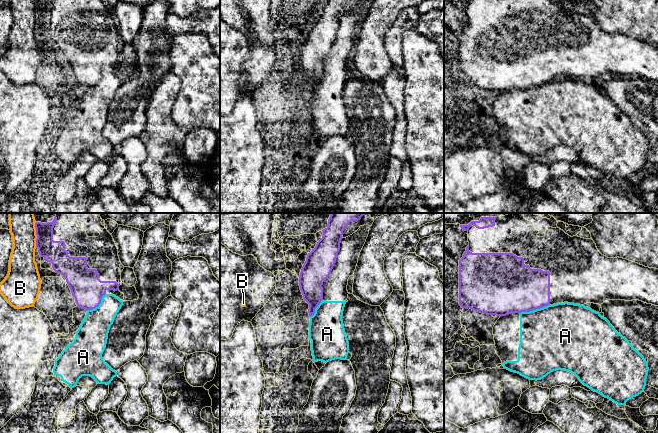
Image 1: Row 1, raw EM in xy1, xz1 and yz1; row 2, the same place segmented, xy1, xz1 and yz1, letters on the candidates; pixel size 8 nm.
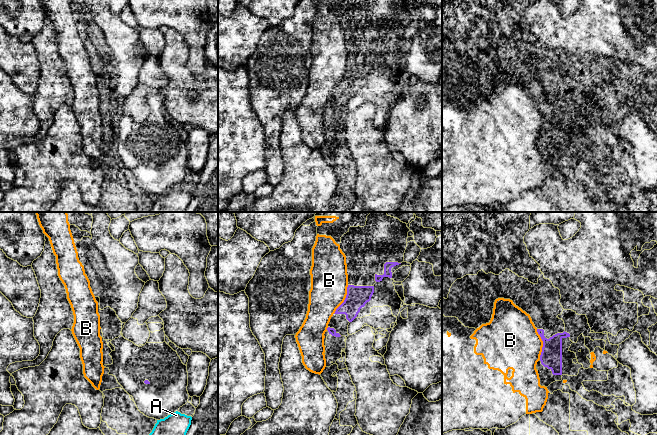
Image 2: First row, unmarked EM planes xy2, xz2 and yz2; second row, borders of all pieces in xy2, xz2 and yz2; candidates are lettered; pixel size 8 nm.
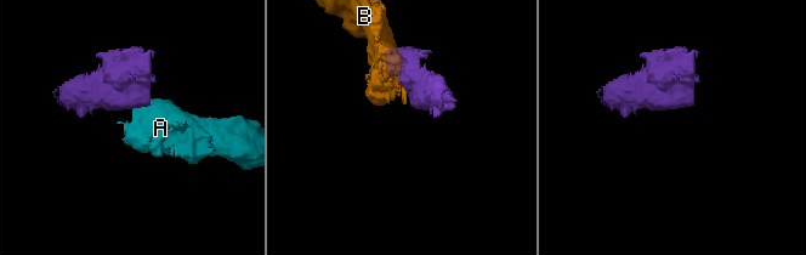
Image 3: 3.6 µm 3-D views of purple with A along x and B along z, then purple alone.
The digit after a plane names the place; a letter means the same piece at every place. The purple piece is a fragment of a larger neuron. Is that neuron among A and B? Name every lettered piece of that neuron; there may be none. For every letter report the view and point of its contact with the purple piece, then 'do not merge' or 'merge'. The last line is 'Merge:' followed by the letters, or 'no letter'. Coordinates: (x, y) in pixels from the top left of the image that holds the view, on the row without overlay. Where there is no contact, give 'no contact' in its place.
A: yz1 (534, 85) | do not merge
B: yz2 (543, 120) | do not merge
Merge: no letter

